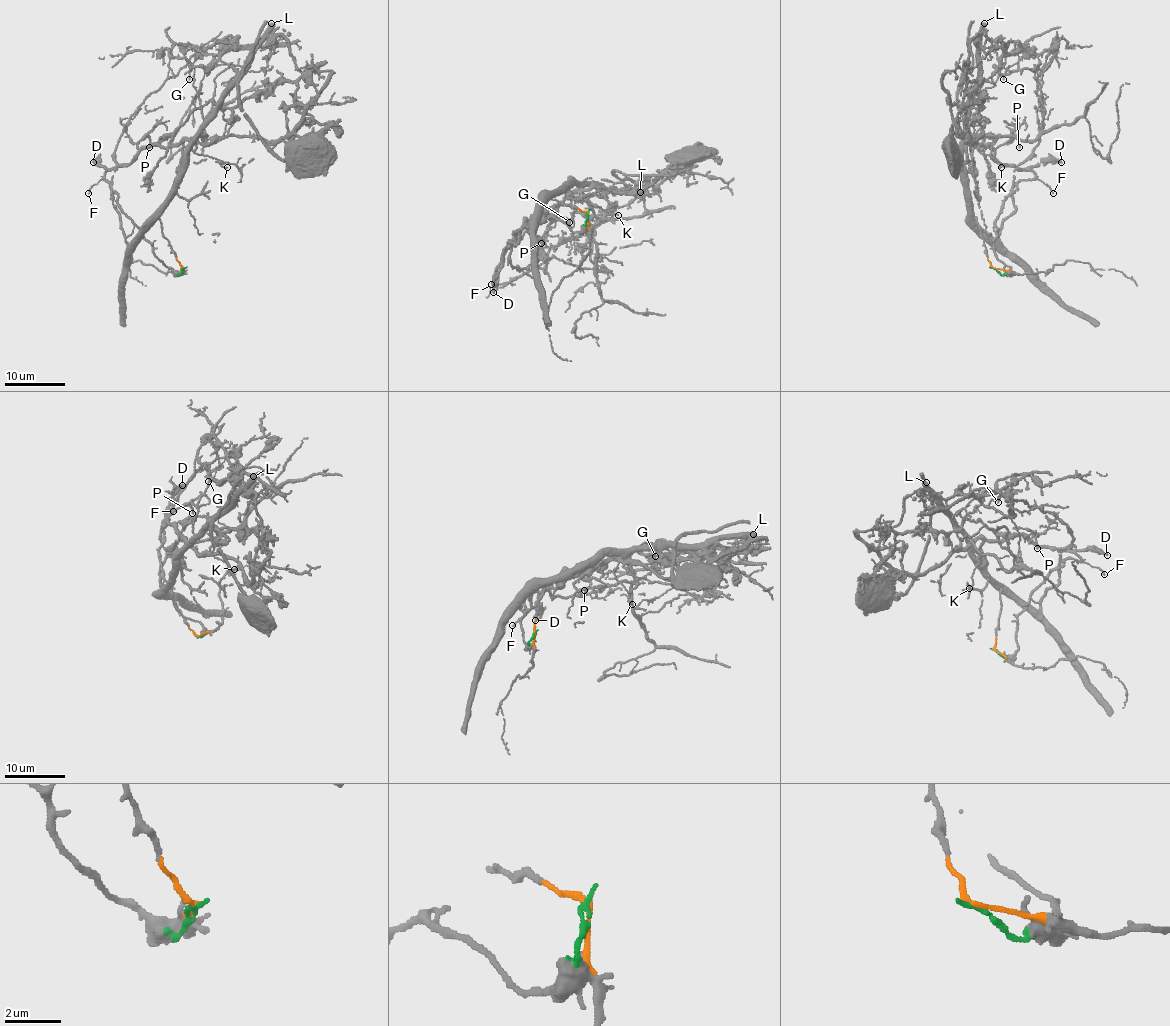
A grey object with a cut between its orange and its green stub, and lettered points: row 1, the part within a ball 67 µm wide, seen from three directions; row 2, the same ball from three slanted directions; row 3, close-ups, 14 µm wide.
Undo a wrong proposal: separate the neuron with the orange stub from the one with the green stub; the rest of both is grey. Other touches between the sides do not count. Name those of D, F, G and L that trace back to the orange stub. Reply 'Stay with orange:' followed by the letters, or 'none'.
Stay with orange: G, L

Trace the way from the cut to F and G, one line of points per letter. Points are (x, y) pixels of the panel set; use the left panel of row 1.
F: (183, 268), (179, 274), (154, 253), (144, 232), (122, 210), (117, 193), (104, 179), (87, 193)
G: (183, 268), (162, 234), (159, 213), (180, 170), (185, 149), (204, 121), (193, 84), (192, 68), (188, 80)

